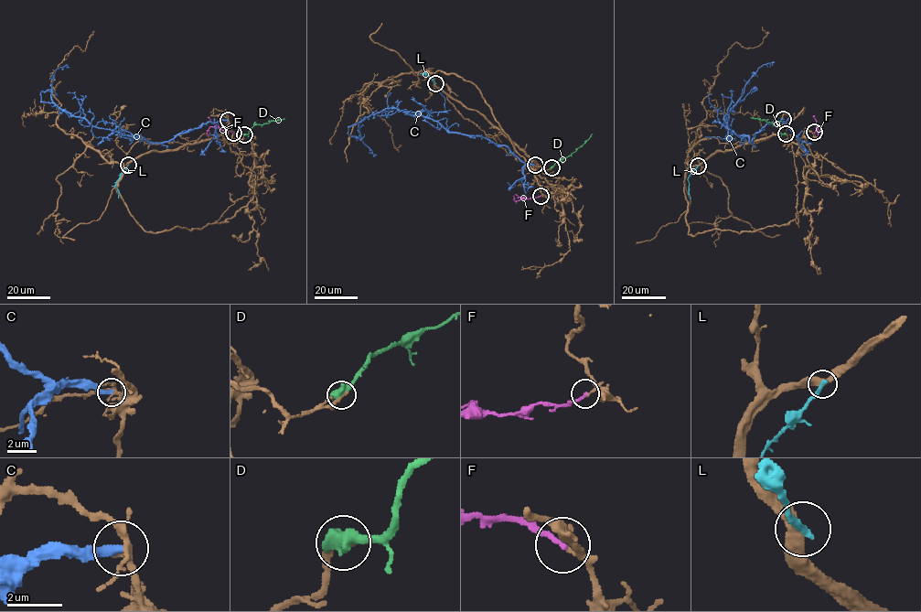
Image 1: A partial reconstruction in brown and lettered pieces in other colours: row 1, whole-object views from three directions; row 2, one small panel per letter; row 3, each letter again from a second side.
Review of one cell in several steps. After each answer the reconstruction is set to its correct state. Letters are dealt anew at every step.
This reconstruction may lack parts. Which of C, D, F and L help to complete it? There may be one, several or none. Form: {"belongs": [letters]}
{"belongs": []}

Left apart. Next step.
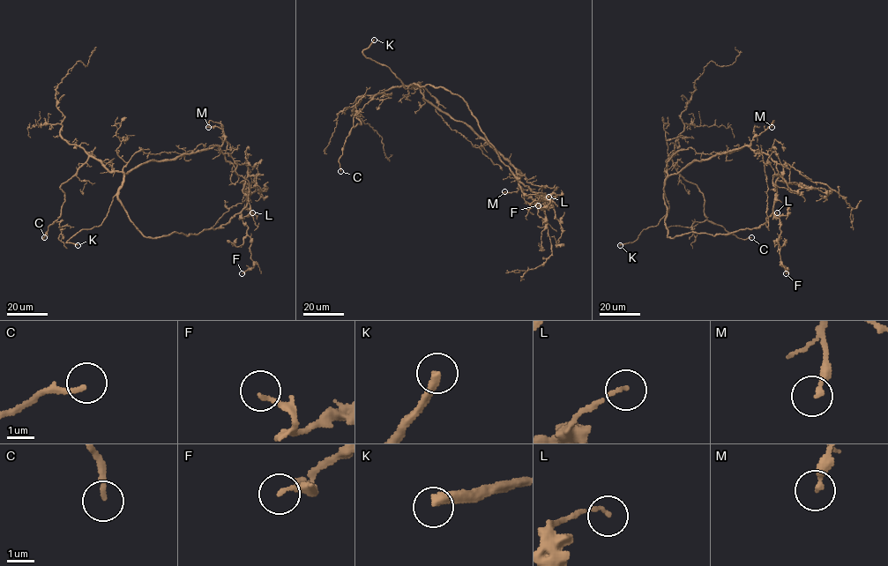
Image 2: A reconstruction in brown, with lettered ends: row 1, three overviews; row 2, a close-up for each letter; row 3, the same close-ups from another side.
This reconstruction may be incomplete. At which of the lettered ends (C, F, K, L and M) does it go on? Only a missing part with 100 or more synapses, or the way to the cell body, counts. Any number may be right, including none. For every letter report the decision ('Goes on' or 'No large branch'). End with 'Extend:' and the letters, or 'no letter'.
C: No large branch
F: No large branch
K: Goes on
L: No large branch
M: No large branch
Extend: K

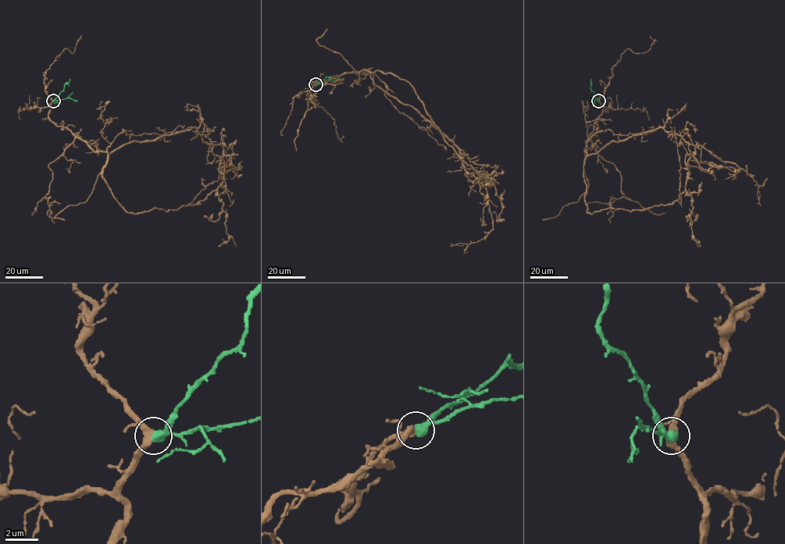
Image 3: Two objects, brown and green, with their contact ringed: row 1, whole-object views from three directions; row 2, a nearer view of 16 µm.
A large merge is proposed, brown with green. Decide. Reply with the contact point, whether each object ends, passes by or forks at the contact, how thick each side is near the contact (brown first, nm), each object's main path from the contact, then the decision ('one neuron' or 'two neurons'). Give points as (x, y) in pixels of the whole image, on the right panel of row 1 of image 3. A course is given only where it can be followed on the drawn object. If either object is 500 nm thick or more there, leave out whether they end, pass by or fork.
(598, 101) | 360/550 nm | brown via (599, 101), (583, 167), (588, 212), (676, 201), (692, 156), (704, 169), (736, 173), (726, 179) | green via (599, 101), (590, 89), (591, 79) | one neuron

